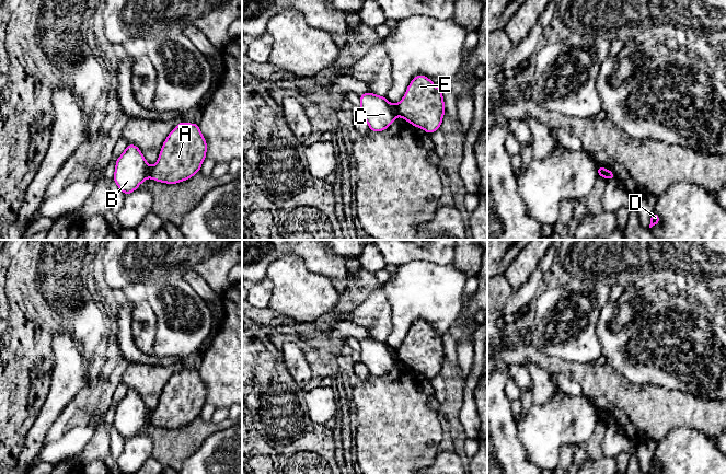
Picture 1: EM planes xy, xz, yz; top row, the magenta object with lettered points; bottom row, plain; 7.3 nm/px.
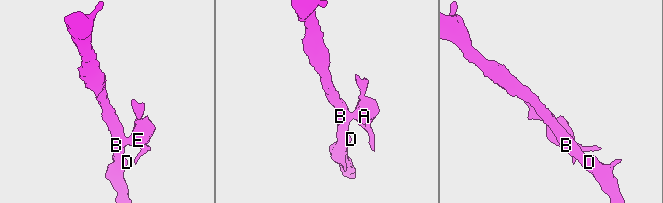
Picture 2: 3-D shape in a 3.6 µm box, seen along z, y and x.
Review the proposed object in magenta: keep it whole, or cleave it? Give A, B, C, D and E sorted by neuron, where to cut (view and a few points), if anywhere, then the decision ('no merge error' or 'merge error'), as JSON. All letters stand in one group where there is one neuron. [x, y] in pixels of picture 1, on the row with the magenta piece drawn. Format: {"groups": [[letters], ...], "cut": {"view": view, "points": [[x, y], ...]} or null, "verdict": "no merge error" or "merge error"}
{"groups": [["A", "E"], ["B", "C", "D"]], "cut": {"view": "xz", "points": [[394, 105], [396, 114]]}, "verdict": "merge error"}

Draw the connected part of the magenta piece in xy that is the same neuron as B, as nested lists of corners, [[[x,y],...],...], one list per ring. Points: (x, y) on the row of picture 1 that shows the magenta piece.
[[[128,144],[116,161],[114,182],[127,195],[135,192],[149,177],[149,171],[150,166],[139,148]]]

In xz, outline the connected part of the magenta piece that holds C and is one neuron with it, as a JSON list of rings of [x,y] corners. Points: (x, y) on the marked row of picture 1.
[[[367,92],[360,95],[360,116],[369,124],[372,131],[387,129],[395,119],[395,105],[379,96]]]

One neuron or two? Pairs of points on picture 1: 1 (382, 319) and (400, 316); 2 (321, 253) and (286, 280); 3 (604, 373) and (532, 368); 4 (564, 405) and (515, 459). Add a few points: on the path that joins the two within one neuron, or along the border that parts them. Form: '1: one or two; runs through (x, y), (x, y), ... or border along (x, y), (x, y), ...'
1: two; border along (385, 292), (391, 309), (391, 332), (384, 342)
2: two; border along (281, 255), (298, 254), (310, 270), (329, 277)
3: two; border along (525, 362), (536, 362), (554, 379)
4: two; border along (516, 424), (517, 439), (531, 462)

